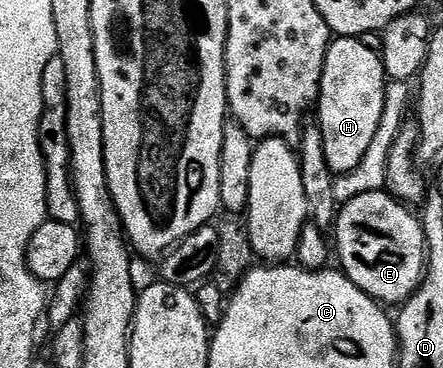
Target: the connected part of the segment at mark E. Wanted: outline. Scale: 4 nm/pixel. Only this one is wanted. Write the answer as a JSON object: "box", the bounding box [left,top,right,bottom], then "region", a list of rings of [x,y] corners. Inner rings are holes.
{"box":[335,191,425,305],"region":[[[388,191],[364,192],[353,199],[340,204],[336,216],[335,255],[341,258],[340,270],[363,293],[367,293],[372,299],[376,299],[382,305],[400,305],[406,299],[411,298],[417,292],[417,286],[421,283],[421,277],[425,274],[425,230],[421,227],[420,218],[412,215],[410,208],[400,199],[394,199]]]}

